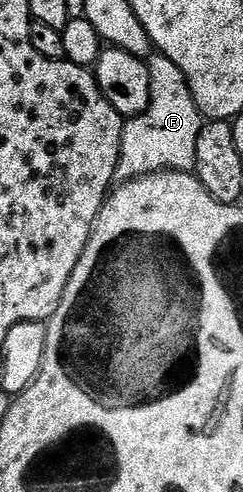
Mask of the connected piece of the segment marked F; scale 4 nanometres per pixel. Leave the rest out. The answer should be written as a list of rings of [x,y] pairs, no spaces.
[[[161,53],[149,56],[150,107],[143,115],[125,120],[122,128],[122,152],[118,158],[117,178],[122,181],[154,175],[158,171],[188,171],[196,168],[196,145],[204,126],[204,117],[186,84],[184,73]]]

